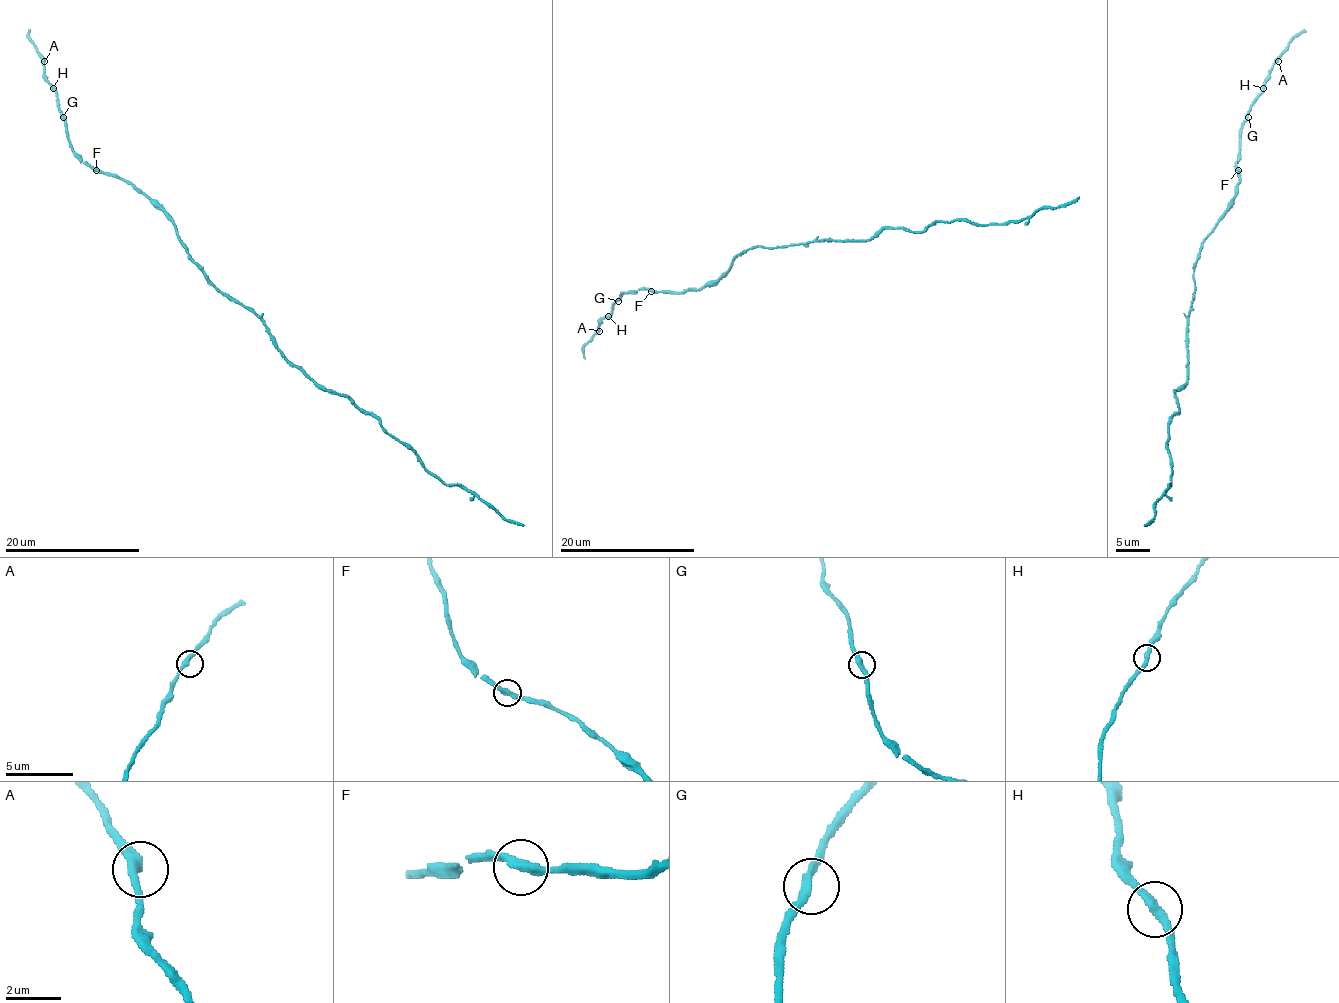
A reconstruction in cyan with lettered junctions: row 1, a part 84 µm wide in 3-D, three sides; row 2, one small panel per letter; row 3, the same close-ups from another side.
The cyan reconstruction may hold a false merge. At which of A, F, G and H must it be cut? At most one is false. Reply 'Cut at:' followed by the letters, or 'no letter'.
Cut at: no letter

